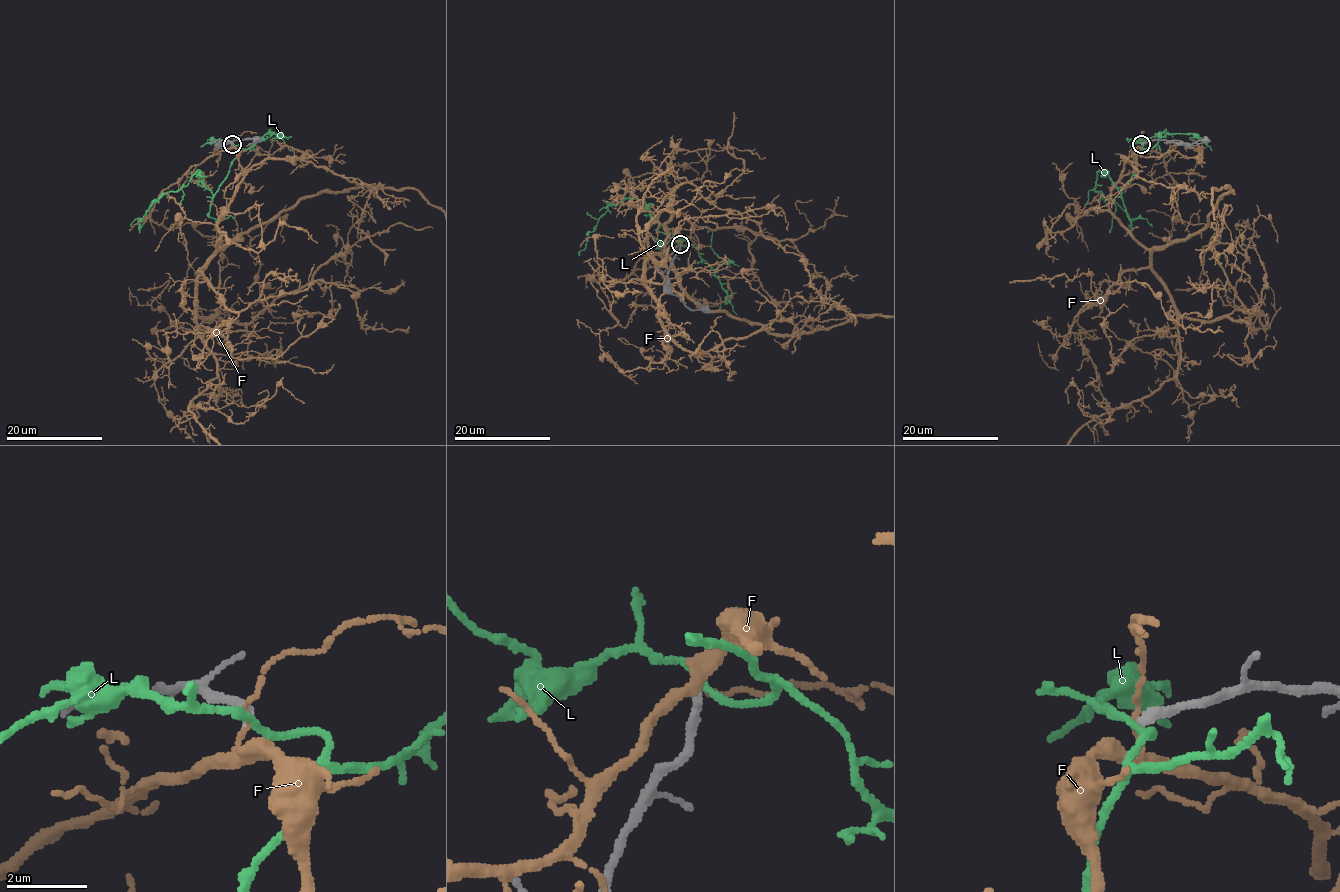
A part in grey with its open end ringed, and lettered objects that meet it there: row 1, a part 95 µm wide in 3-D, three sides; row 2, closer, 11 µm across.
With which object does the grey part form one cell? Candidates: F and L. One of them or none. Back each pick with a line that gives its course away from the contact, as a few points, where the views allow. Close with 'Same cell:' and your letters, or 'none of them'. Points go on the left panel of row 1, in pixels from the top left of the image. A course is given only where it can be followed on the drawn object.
Same cell: none of them

